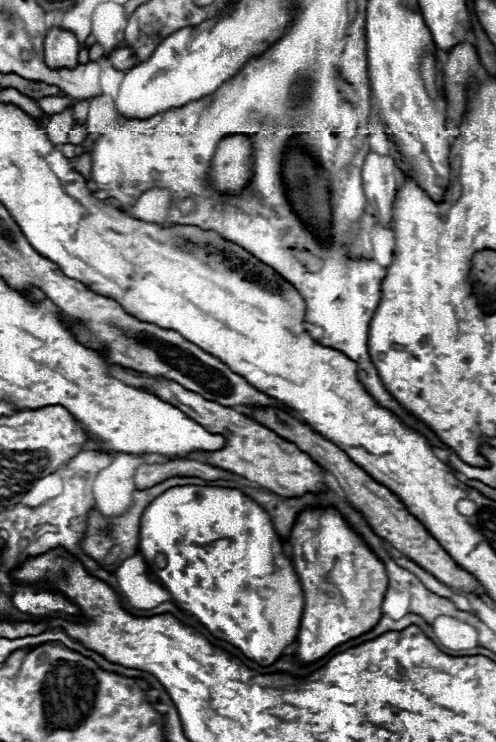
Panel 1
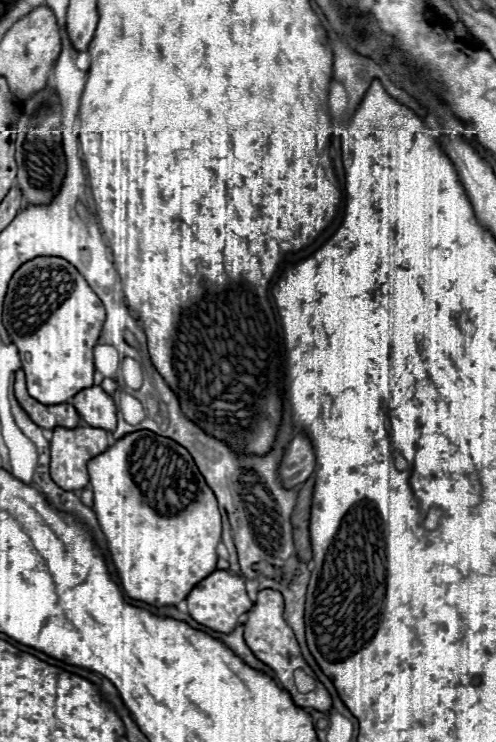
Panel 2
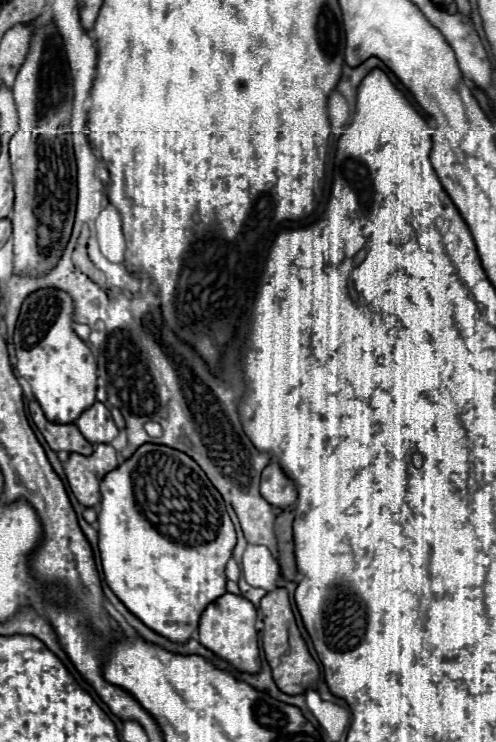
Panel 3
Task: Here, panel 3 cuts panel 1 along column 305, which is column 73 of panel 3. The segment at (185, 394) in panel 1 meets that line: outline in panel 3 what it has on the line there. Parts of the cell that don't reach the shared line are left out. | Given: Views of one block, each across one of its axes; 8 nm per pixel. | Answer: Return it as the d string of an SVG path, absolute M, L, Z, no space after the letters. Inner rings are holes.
M96 444L90 456L68 456L64 474L76 500L84 506L94 506L100 502L100 480L116 466L116 450L110 444Z

